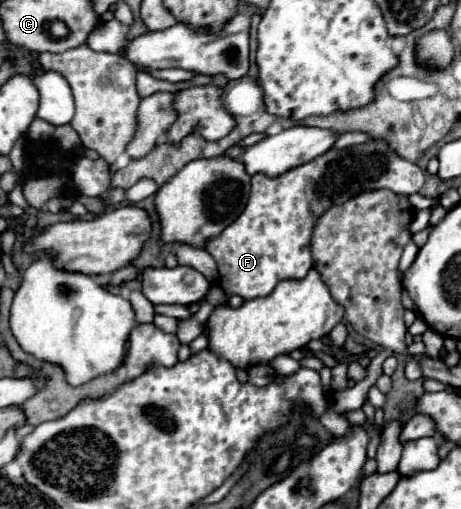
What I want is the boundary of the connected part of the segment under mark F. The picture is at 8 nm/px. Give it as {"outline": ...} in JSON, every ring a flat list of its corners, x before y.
{"outline":[[367,140,365,144,341,150,331,148,315,160,275,178,255,174,243,214,203,246,217,262,219,286,225,292,225,300,233,294,253,300,271,294,281,280,303,278,313,266,309,246,313,226,329,206,347,202,365,190,391,190,409,196,419,192,423,182,423,170,401,158,385,140]]}

